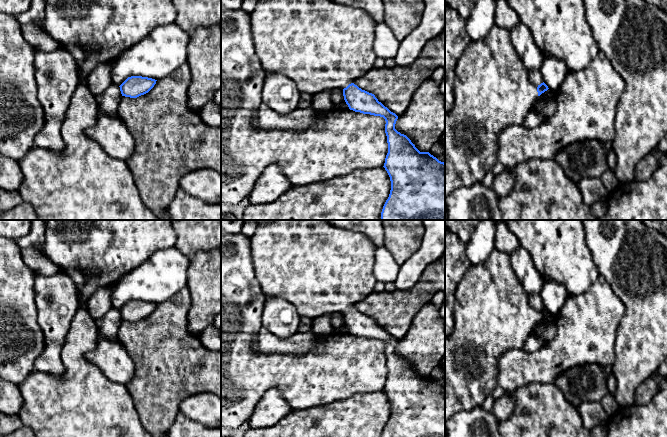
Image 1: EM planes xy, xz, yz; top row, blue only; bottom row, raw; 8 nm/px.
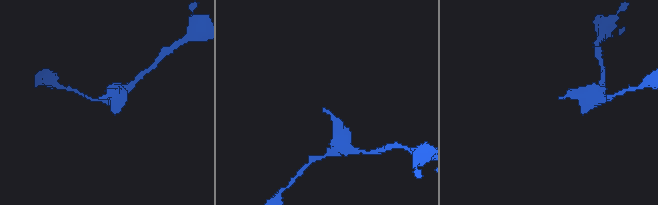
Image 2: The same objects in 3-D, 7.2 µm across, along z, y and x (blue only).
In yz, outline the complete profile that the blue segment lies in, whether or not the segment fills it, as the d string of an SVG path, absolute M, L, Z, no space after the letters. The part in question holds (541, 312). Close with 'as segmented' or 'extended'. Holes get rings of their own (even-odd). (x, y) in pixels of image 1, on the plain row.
M496 248L484 263L470 266L466 271L456 290L455 326L445 340L445 421L460 411L482 406L498 386L499 357L505 351L523 349L538 321L549 313L544 306L540 309L531 307L528 296L513 271L510 254Z; extended

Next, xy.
M131 300L128 301L119 311L122 320L137 322L148 317L154 311L156 305L157 304L148 301Z; as segmented

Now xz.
M257 220L256 231L250 241L255 276L266 297L290 302L301 317L311 320L327 313L341 313L350 334L385 343L388 377L383 391L390 401L391 414L381 437L445 437L445 387L429 376L420 376L406 359L395 353L398 340L374 318L353 307L374 292L377 282L373 274L375 245L372 241L361 233L335 227L326 220Z; extended

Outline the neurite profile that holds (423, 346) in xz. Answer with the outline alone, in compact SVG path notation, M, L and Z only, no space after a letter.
M432 302L416 314L395 353L406 359L420 376L429 376L445 355L445 321Z

